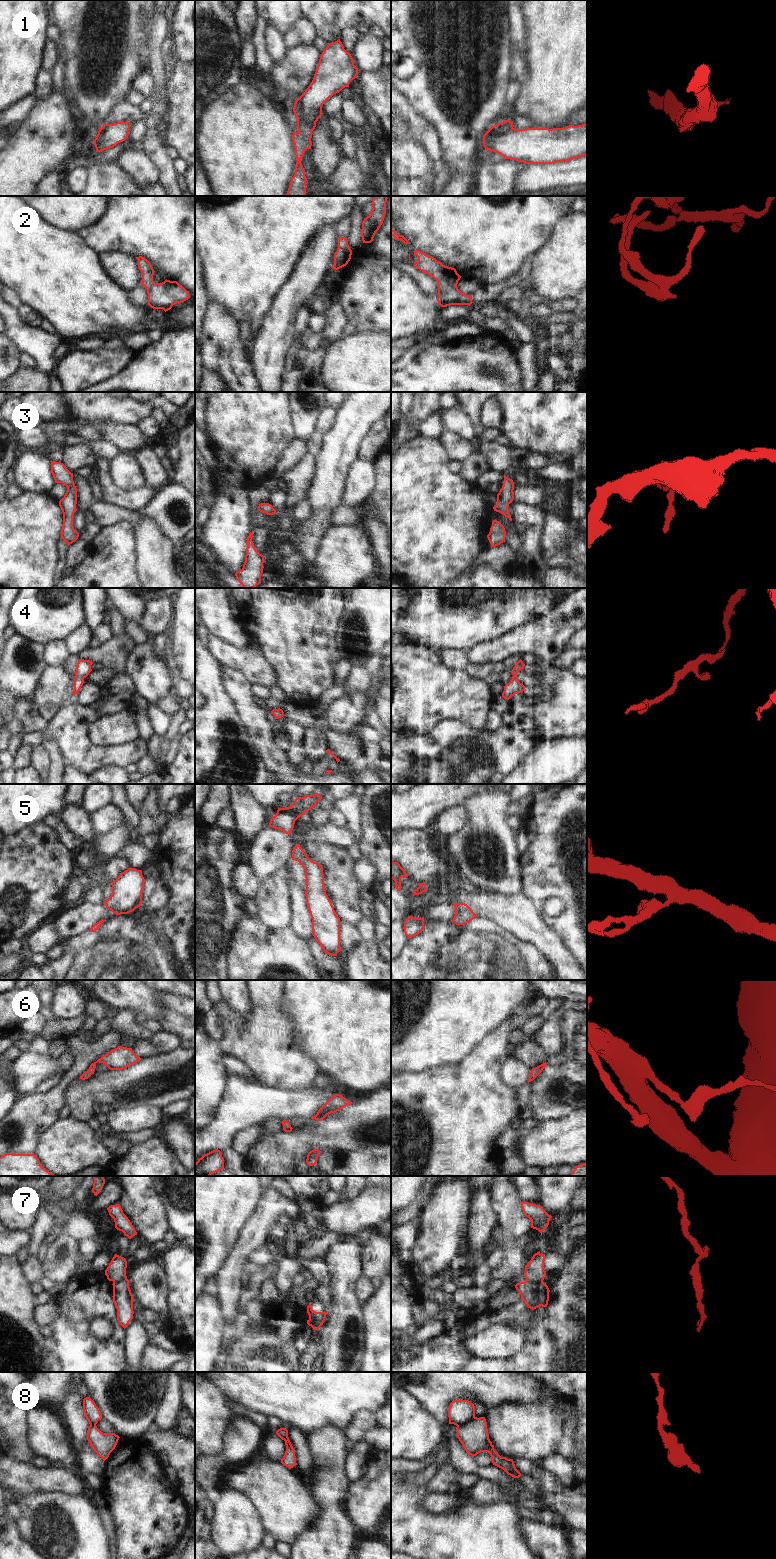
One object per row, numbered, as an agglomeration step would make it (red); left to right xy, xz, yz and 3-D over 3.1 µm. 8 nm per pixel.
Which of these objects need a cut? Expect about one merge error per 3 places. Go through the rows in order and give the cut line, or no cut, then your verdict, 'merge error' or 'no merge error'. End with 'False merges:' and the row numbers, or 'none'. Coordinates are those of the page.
1: cut yz (512, 127), (502, 132), (493, 133), (491, 131); merge error
2: cut none; no merge error
3: cut none; no merge error
4: cut none; no merge error
5: cut none; no merge error
6: cut none; no merge error
7: cut yz (526, 1278), (542, 1281); merge error
8: cut yz (475, 1417), (467, 1423), (457, 1426); merge error
False merges: 1, 7, 8

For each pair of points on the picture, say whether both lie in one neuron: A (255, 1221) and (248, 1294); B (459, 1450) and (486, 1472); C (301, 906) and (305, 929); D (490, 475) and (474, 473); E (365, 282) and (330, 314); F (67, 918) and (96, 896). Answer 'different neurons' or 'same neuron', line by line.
A: different neurons
B: same neuron
C: same neuron
D: different neurons
E: different neurons
F: different neurons

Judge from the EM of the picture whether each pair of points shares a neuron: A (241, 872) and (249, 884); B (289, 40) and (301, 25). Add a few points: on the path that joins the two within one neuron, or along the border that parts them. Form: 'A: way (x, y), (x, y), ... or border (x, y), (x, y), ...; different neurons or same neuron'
A: way (243, 875), (246, 881); same neuron
B: way (293, 36), (300, 29); same neuron

